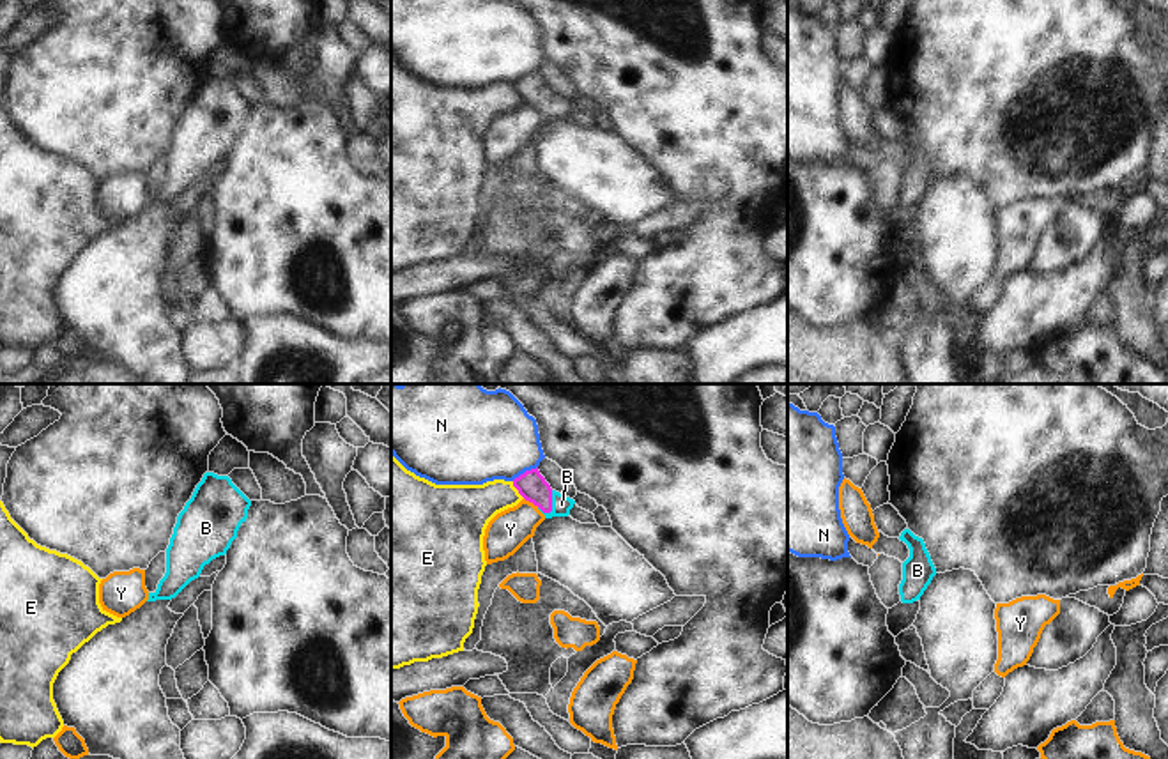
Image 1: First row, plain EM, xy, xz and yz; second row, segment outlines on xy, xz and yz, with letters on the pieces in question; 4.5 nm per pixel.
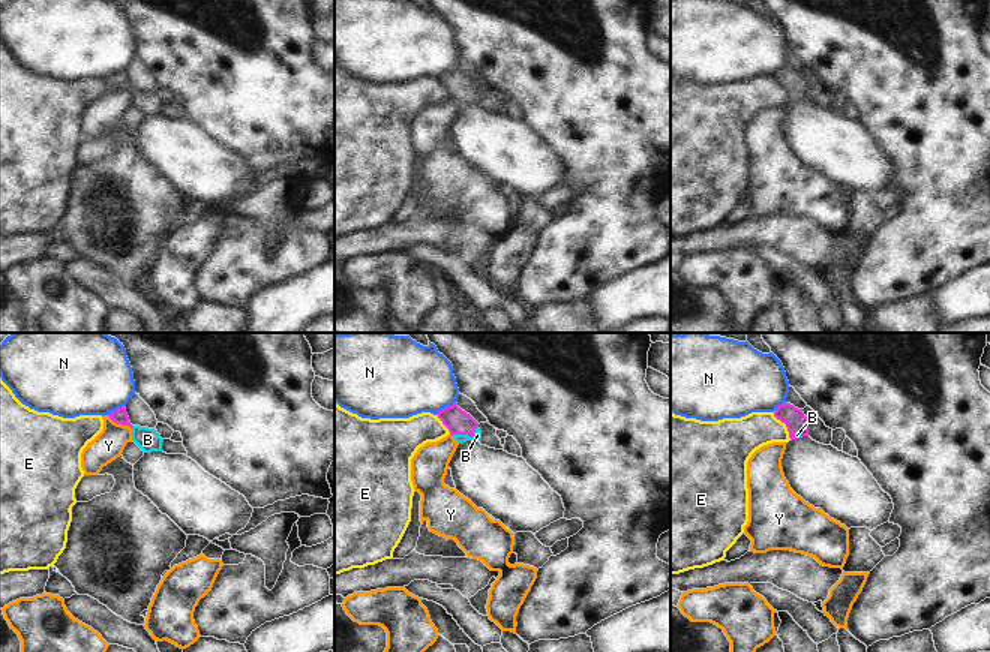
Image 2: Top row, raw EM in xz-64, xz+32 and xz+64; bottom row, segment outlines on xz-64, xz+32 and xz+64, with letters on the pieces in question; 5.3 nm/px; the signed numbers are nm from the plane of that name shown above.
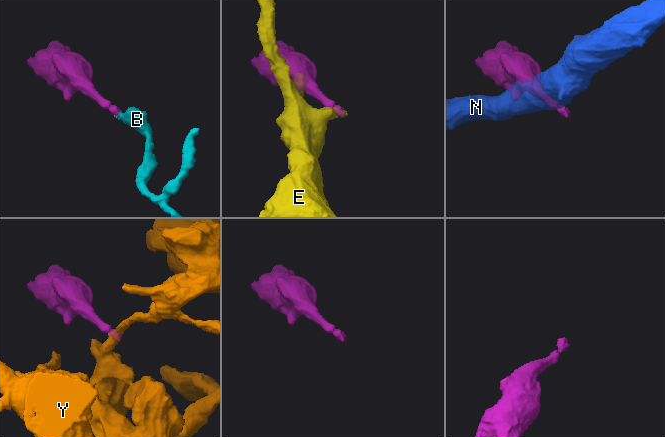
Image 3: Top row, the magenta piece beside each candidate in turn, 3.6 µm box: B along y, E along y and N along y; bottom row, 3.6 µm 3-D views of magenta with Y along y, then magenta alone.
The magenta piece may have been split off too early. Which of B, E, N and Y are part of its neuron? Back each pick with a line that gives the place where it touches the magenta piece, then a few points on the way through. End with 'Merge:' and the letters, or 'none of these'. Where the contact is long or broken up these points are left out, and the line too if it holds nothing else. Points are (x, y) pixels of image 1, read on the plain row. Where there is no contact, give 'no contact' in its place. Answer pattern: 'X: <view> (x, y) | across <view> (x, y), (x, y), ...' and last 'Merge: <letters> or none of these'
B: xz (551, 108) | across xz (531, 89), (551, 108), (561, 108)
Merge: B

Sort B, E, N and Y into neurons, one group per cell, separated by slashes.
B / E / N / Y

